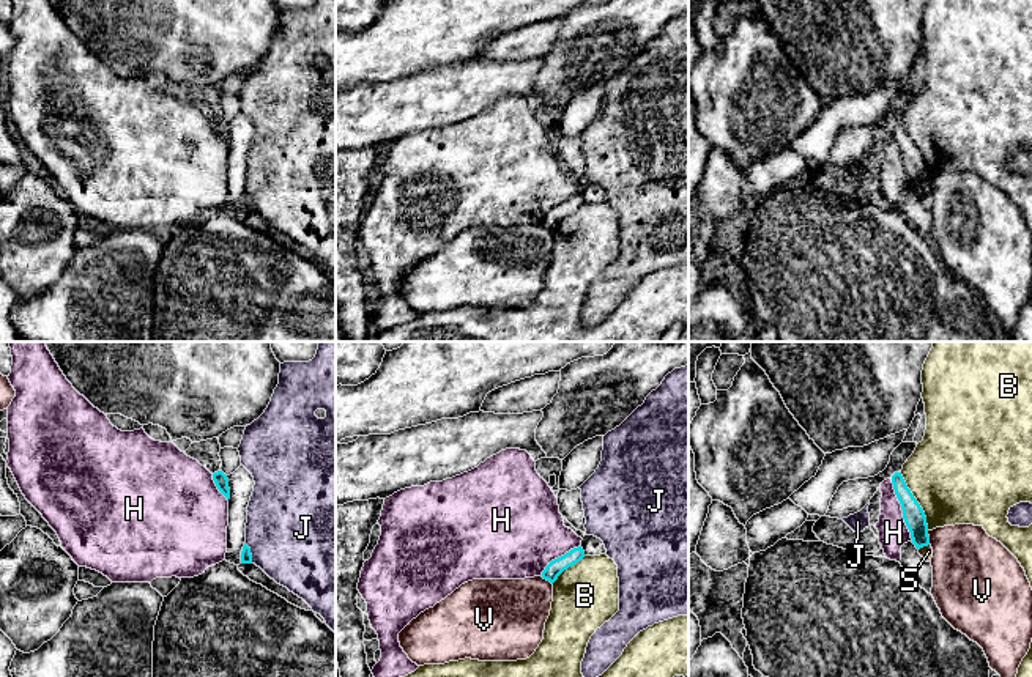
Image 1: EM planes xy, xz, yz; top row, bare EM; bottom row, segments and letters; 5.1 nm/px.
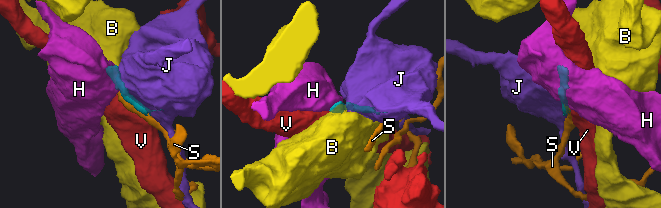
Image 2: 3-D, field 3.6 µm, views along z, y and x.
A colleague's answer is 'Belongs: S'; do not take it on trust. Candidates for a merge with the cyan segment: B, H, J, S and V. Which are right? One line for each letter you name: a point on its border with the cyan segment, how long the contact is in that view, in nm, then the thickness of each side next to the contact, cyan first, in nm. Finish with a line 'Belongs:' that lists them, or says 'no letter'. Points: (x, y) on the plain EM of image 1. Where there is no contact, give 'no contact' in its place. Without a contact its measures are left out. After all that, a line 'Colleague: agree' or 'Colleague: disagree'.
Belongs: no letter
Colleague: disagree

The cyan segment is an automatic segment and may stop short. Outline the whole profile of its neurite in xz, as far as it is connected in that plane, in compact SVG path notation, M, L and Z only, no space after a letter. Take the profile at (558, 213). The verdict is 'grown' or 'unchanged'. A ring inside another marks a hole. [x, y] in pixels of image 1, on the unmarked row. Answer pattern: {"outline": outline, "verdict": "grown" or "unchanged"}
{"outline": "M581 194L570 197L564 203L551 208L545 217L542 219L542 225L550 228L551 231L558 227L558 224L567 217L569 214L575 213L585 205L585 198Z", "verdict": "unchanged"}

